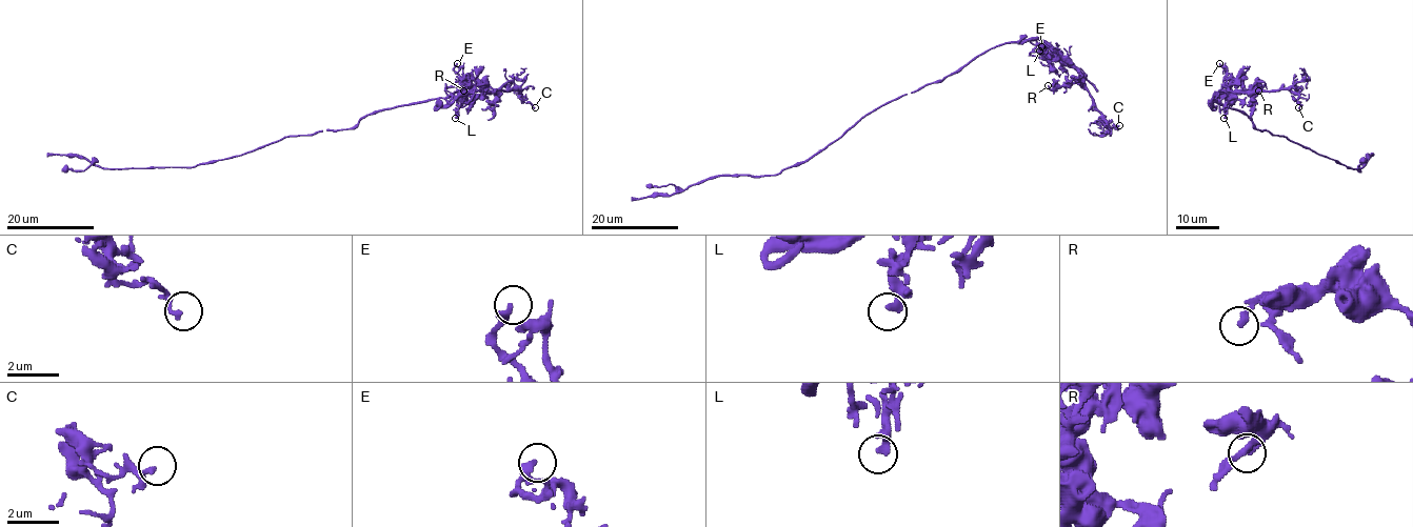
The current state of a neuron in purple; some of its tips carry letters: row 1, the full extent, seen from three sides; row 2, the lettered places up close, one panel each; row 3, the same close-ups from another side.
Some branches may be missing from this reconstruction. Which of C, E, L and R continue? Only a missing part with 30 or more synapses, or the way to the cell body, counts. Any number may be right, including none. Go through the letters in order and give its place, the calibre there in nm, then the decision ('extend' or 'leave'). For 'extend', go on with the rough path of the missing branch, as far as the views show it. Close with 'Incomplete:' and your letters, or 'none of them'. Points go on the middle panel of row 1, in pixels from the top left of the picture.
C: place (1119, 125); calibre 170 nm; leave
E: place (1041, 46); calibre 240 nm; leave
L: place (1039, 51); calibre 280 nm; leave
R: place (1048, 85); calibre 240 nm; leave
Incomplete: none of them

